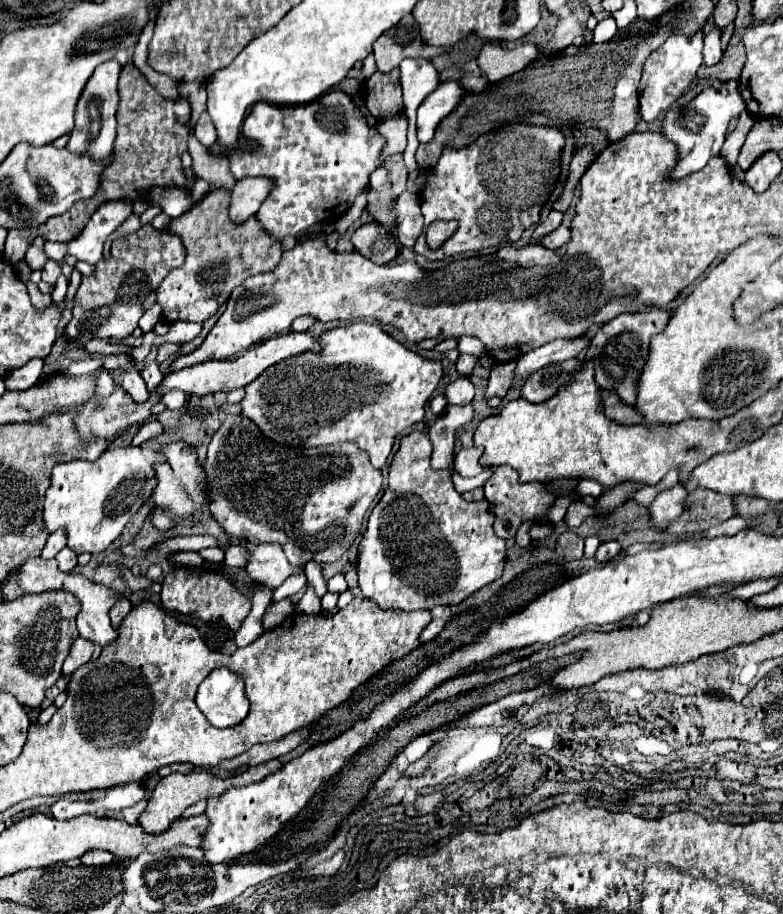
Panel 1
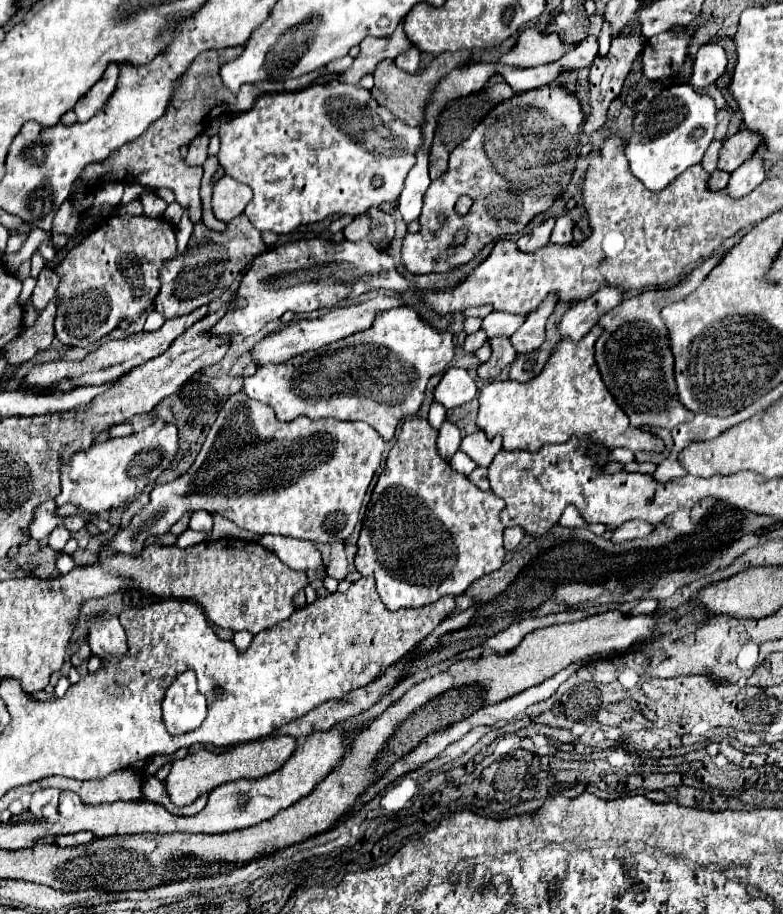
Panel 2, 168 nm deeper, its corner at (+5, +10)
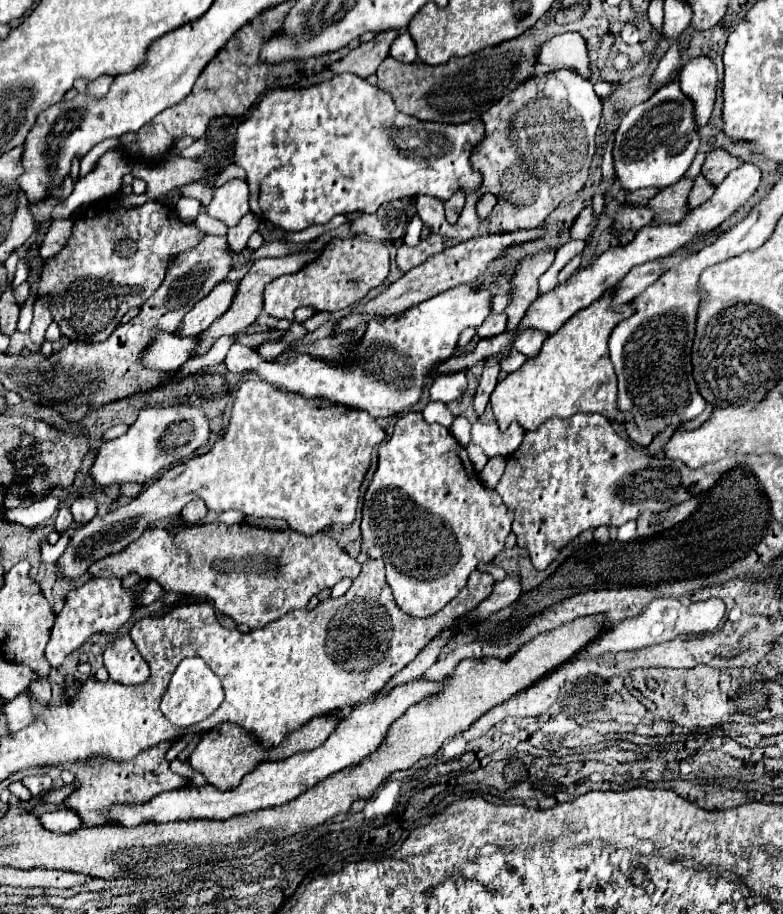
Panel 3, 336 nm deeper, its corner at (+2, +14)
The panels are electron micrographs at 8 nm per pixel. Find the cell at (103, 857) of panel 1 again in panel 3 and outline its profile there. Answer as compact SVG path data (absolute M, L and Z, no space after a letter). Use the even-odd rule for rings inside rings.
M66 808L58 810L58 812L46 812L46 814L42 814L40 822L50 832L58 832L58 834L66 834L66 832L74 832L74 830L84 828L84 824L78 818L78 814L74 810L66 810Z

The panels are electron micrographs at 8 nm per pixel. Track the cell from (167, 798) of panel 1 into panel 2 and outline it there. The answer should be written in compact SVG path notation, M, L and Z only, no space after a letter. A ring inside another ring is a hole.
M269 736L269 738L257 740L253 744L243 744L233 750L225 750L225 754L213 754L213 750L201 748L199 752L173 762L173 768L165 780L167 792L177 806L191 804L201 794L211 792L225 782L231 782L237 778L259 778L259 776L279 770L293 754L295 746L297 746L297 738L293 738L293 736Z

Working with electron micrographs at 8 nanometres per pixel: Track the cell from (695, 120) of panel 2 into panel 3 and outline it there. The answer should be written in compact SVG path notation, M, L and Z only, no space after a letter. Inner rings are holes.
M678 80L664 84L652 98L634 106L616 130L614 168L622 190L666 188L676 184L690 168L700 148L700 130L696 126L692 100L680 90Z

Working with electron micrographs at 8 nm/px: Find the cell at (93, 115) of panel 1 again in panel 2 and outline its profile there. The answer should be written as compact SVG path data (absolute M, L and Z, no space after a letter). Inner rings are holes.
M109 64L109 68L105 70L103 78L97 84L93 84L93 88L89 88L87 94L83 94L79 98L79 102L73 108L79 122L87 122L89 118L93 118L95 112L109 100L109 96L115 92L117 76L119 76L119 66L117 64Z

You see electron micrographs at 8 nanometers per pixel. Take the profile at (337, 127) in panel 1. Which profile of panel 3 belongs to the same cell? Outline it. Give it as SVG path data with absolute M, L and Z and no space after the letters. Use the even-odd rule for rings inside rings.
M338 74L310 88L268 90L254 106L250 118L236 126L232 160L246 170L250 212L260 220L296 232L312 224L326 224L336 214L374 214L382 204L404 196L430 194L448 200L458 188L466 194L476 190L480 174L470 168L468 156L482 136L484 126L480 118L464 124L422 122L398 112L394 100L378 86L370 86L356 74Z

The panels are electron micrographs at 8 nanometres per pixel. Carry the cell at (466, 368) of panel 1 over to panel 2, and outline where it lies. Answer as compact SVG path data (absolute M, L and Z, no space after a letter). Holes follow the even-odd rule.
M477 330L475 334L469 334L469 336L467 336L467 340L465 340L465 344L463 344L463 350L465 350L465 352L475 352L475 350L481 348L487 340L489 340L489 336L485 334L485 330Z

